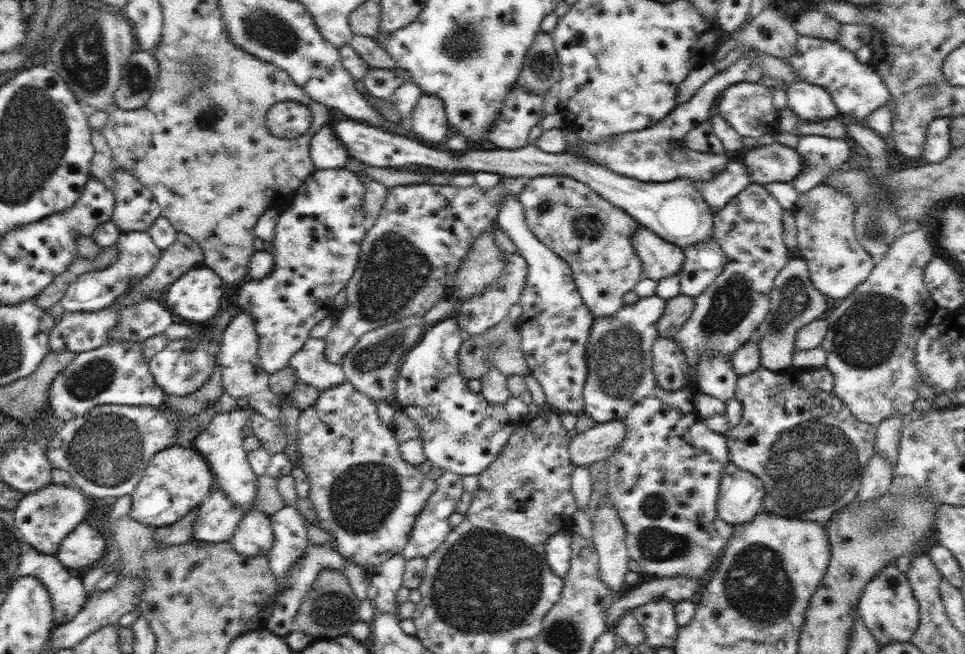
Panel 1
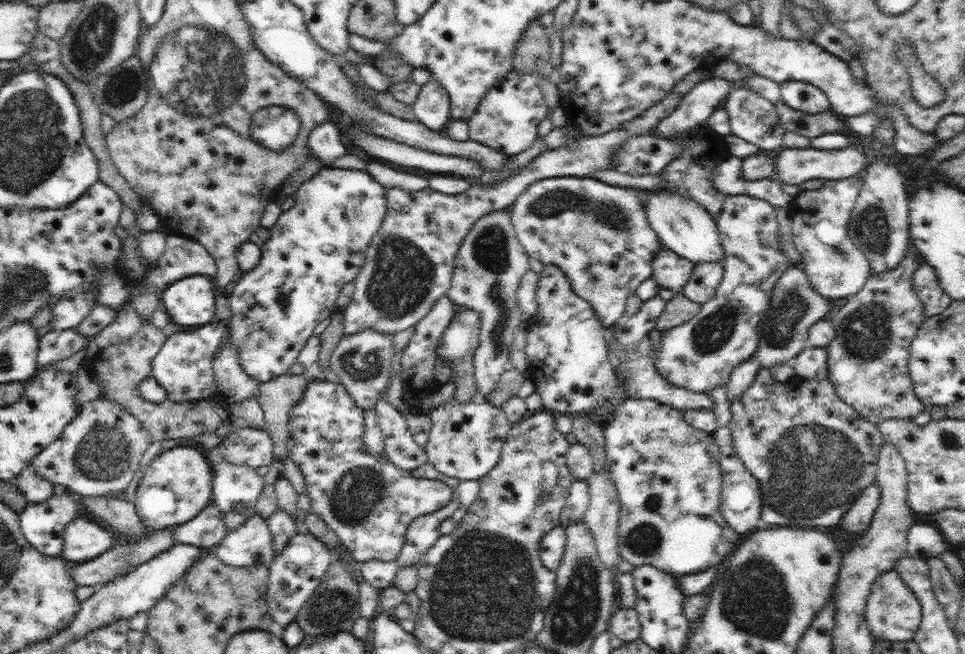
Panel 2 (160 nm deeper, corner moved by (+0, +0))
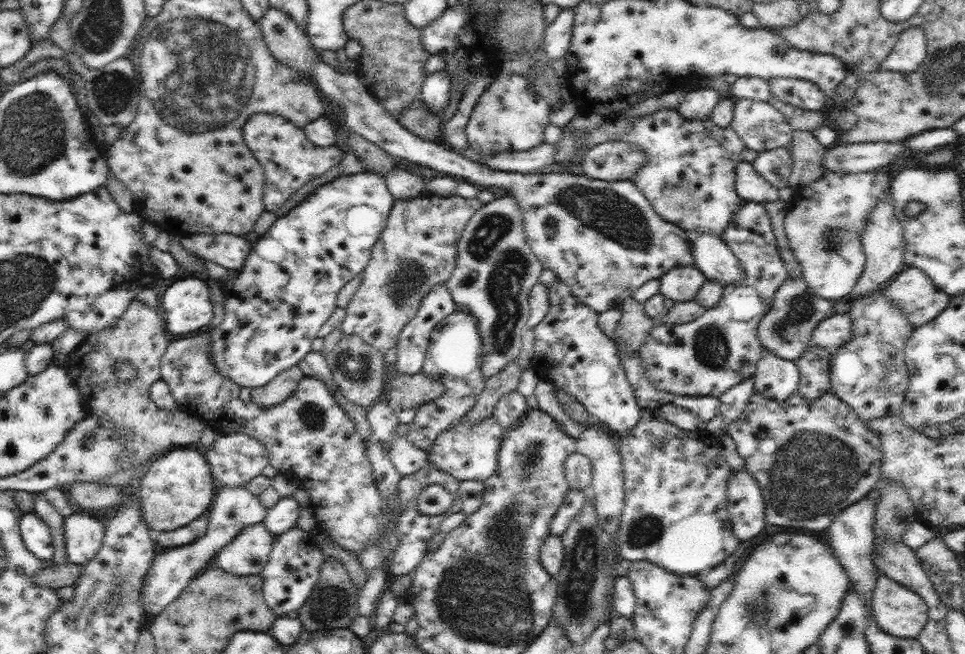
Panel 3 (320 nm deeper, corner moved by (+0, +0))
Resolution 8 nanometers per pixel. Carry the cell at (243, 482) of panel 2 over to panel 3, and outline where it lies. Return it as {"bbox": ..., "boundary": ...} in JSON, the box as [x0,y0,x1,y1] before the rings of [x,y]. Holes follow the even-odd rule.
{"bbox":[143,485,267,616],"boundary":[[[217,485],[214,501],[206,513],[210,514],[207,516],[209,525],[206,534],[184,546],[165,547],[164,550],[158,548],[143,586],[143,603],[149,616],[160,614],[173,600],[176,600],[188,586],[189,581],[214,562],[222,548],[230,544],[247,526],[263,522],[267,512],[259,497],[250,494],[245,486],[230,488]]]}

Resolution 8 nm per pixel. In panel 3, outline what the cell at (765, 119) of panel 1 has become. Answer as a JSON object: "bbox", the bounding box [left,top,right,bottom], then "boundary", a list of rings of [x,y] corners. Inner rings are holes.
{"bbox":[730,98,794,153],"boundary":[[[747,98],[735,101],[730,126],[744,141],[746,148],[758,153],[776,147],[788,147],[794,131],[782,112],[766,101]]]}

